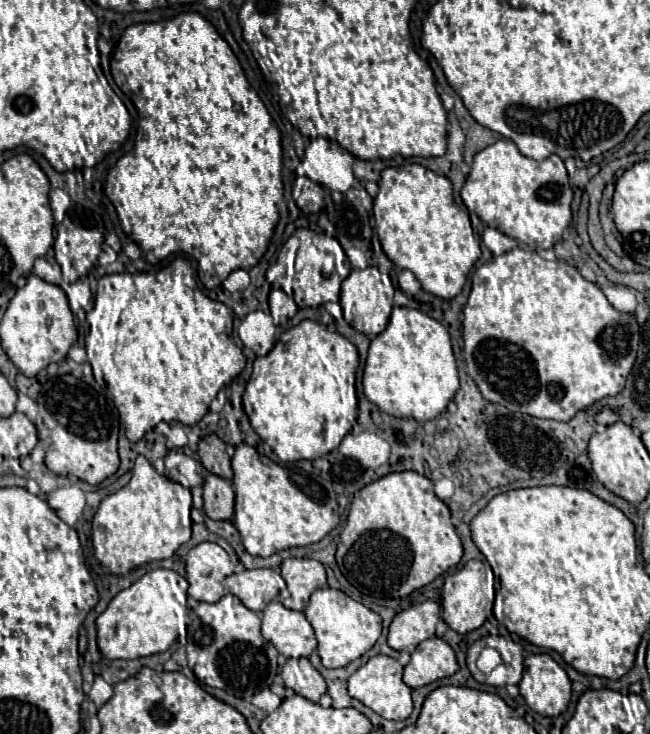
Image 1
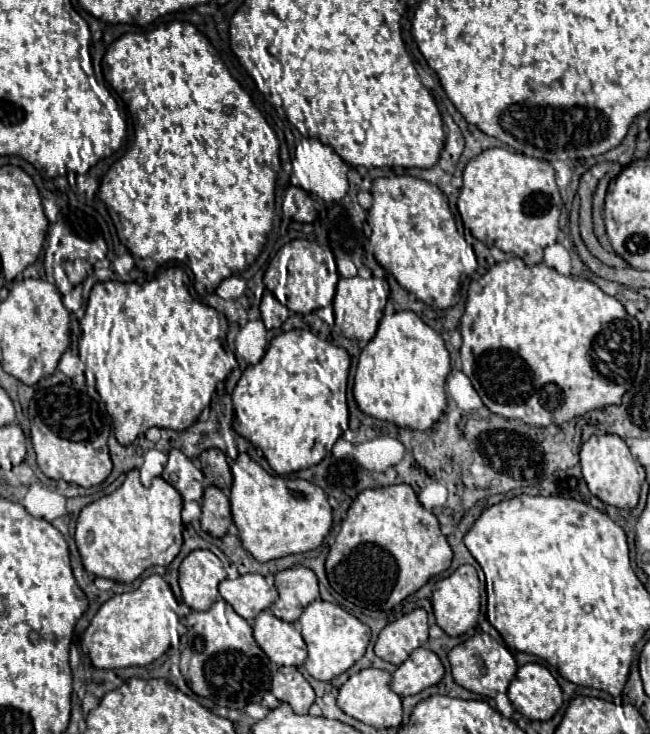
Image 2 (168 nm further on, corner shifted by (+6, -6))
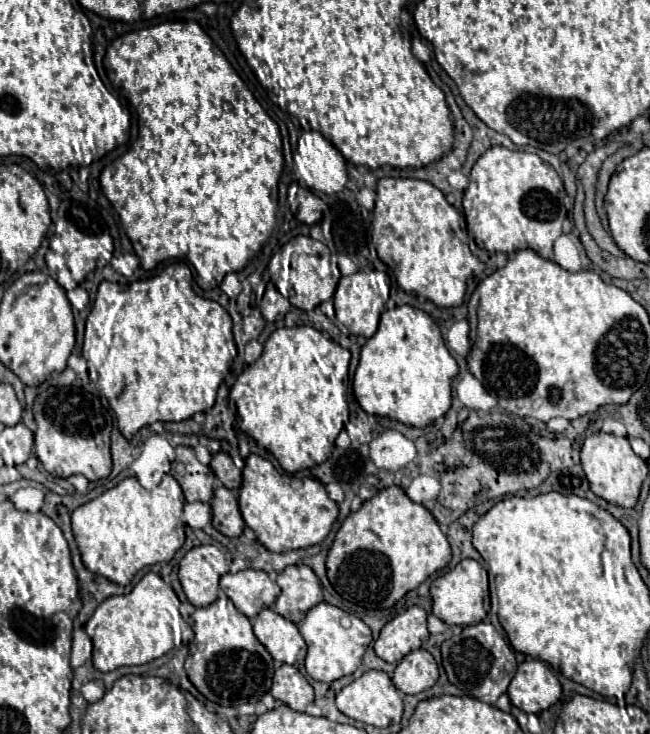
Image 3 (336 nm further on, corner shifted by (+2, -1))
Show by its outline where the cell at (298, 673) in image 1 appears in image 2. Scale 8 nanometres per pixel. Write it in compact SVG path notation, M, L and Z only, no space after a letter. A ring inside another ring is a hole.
M283 666L271 680L271 692L277 700L287 702L295 714L307 714L315 692L295 666Z

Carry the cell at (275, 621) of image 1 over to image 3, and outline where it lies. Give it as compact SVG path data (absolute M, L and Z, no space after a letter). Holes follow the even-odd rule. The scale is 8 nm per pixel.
M271 607L263 609L255 619L255 637L267 647L275 661L289 663L289 665L303 665L307 655L307 645L297 629L295 623L275 613Z

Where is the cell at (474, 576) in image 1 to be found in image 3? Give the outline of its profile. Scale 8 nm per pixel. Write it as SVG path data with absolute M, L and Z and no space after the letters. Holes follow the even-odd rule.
M463 559L455 569L451 569L451 571L447 571L447 573L443 573L443 575L439 575L433 583L431 583L431 597L433 597L433 615L437 615L441 621L445 621L447 625L473 625L473 623L479 623L482 621L483 617L487 615L487 611L485 611L485 605L483 605L483 594L489 593L489 591L483 591L483 581L484 578L487 579L488 577L483 577L485 574L485 570L483 569L482 565L479 565L475 559Z

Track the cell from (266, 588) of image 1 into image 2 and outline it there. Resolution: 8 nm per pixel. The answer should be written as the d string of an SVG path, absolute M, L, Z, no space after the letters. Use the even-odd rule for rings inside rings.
M245 574L235 580L223 580L219 584L219 594L241 618L251 620L279 597L274 584L268 581L261 574Z

